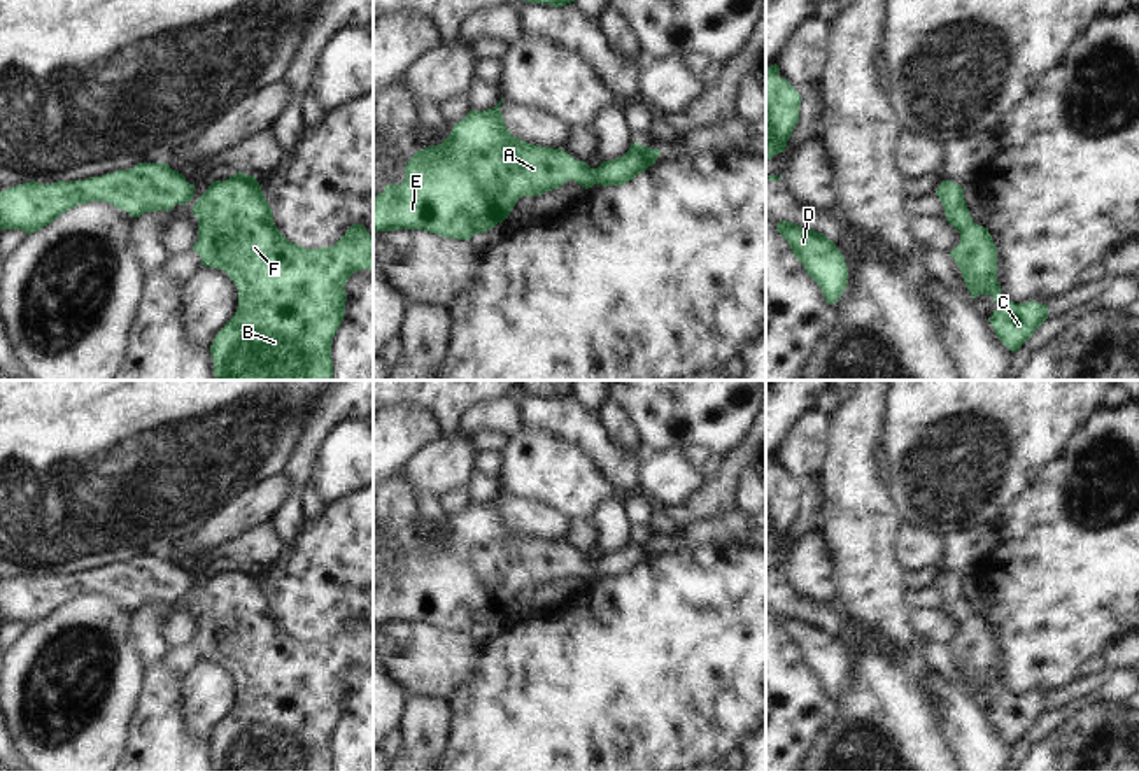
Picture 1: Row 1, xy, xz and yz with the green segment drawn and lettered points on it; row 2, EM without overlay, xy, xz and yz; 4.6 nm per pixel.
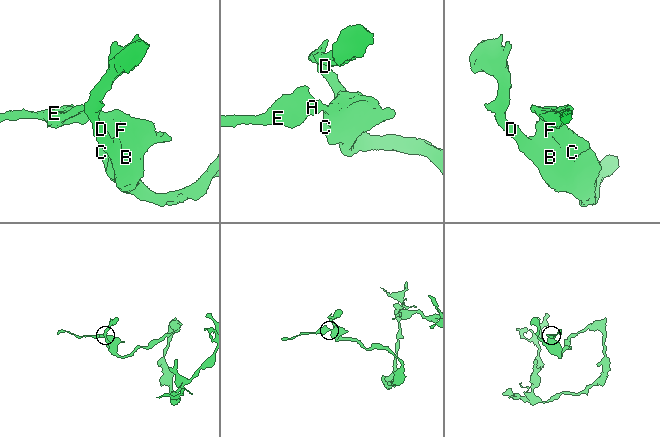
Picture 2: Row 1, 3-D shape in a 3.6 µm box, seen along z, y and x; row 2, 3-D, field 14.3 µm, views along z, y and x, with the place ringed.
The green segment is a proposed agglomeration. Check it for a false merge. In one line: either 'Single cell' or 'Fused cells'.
Single cell

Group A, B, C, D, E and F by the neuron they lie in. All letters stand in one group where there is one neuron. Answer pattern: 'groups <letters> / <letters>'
groups A B C D E F

